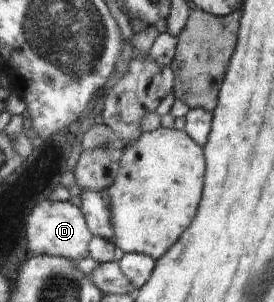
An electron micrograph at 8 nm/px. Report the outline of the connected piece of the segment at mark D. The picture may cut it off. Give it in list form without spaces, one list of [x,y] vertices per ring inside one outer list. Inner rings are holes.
[[[42,200],[26,217],[26,242],[34,254],[59,256],[77,262],[89,256],[93,237],[81,208],[70,201]]]

